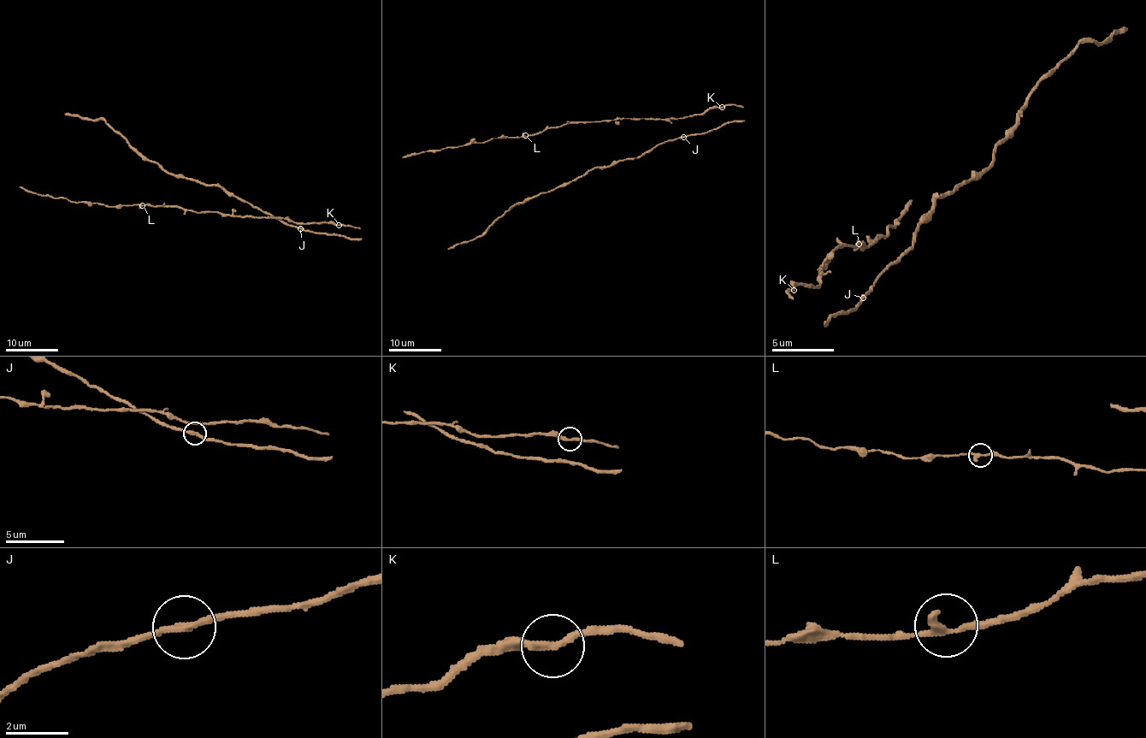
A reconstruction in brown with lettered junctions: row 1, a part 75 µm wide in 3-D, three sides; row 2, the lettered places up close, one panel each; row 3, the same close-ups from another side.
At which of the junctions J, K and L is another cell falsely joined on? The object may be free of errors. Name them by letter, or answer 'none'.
none

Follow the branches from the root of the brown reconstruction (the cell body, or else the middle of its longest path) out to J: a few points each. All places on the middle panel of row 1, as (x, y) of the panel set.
J: (742, 121), (726, 122), (705, 132), (683, 137)

